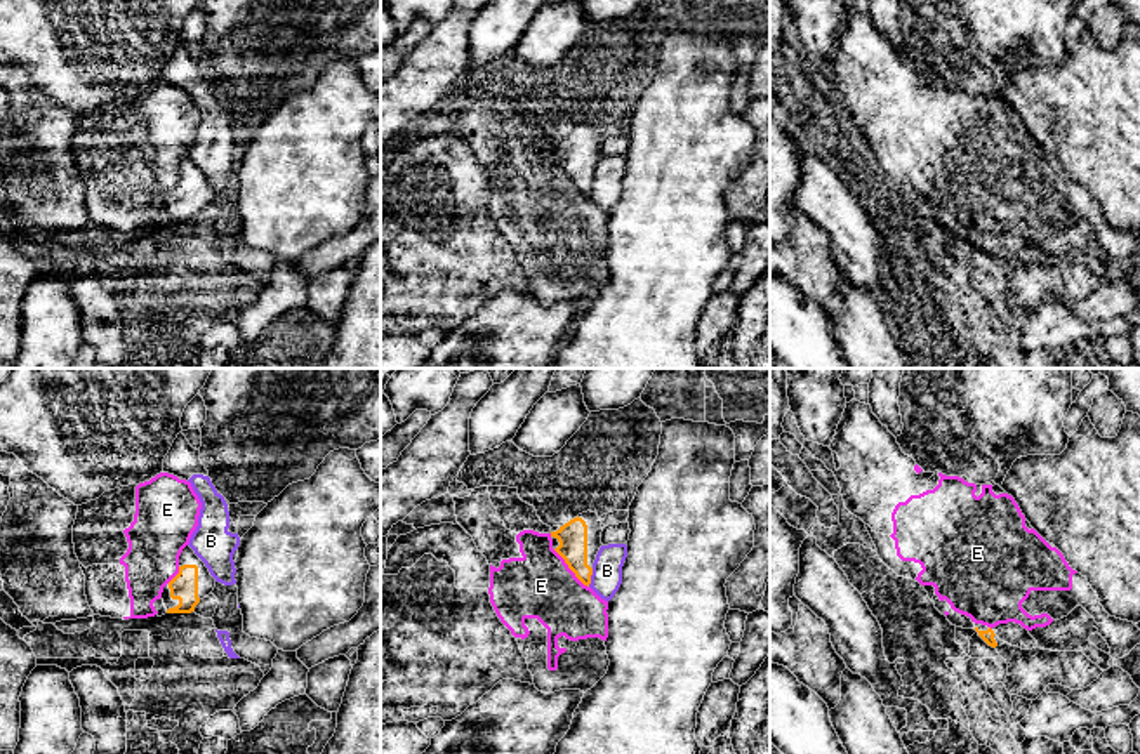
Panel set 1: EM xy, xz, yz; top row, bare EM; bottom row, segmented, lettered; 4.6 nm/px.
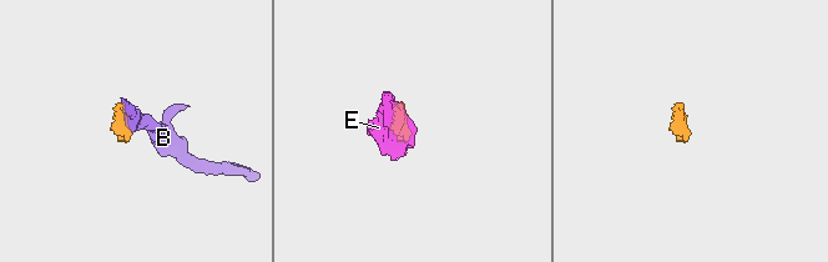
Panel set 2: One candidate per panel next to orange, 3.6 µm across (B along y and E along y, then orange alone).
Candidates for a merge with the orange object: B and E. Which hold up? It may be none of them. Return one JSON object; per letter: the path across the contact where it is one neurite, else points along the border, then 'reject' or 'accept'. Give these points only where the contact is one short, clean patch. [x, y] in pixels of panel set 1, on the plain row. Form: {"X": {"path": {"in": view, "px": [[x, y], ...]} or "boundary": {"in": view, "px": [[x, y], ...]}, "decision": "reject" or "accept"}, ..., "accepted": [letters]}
{"B": {"boundary": {"in": "xz", "px": [[593, 179], [588, 197]]}, "decision": "reject"}, "E": {"decision": "reject"}, "accepted": []}

